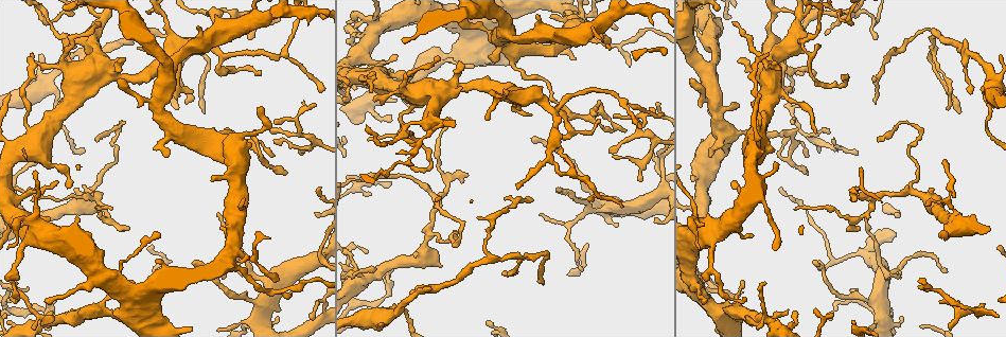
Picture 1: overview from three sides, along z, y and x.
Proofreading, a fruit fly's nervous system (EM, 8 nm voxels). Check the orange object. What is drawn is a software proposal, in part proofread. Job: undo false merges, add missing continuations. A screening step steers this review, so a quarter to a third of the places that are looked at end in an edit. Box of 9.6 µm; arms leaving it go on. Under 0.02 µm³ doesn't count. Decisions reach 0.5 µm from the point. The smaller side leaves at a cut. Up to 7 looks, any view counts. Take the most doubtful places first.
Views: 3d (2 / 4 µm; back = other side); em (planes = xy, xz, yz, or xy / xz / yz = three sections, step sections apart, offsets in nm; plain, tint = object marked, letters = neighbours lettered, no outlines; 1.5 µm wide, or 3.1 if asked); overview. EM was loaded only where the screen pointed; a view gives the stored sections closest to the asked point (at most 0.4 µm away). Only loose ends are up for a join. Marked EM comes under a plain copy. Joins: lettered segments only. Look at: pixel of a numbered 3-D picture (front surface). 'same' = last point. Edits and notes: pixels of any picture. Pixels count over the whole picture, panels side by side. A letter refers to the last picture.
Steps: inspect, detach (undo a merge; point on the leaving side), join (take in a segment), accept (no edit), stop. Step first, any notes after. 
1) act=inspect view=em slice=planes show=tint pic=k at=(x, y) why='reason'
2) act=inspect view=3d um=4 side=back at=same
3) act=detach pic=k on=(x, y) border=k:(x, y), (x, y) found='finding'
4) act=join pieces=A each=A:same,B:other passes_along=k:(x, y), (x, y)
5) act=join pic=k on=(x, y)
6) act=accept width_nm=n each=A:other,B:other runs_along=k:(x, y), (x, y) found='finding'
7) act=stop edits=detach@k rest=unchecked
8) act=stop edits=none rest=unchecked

act=inspect view=em slice=planes show=letters pic=1 at=(767, 48) why='three arms meet'

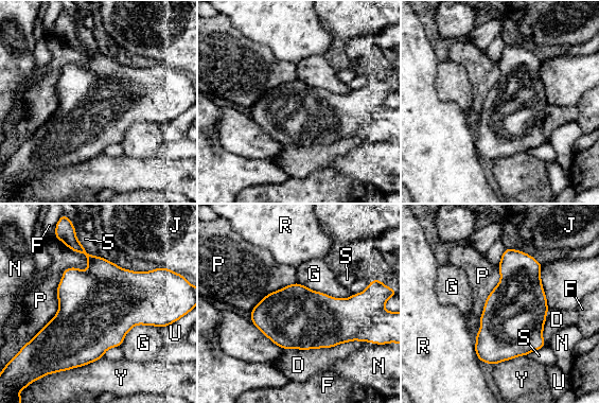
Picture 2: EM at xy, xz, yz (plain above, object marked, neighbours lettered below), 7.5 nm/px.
act=accept longest_contact=P:750nm each=D:other,F:other,G:other,J:other,N:other,P:other,R:other,S:other,U:other,Y:other border=2:(62, 241), (33, 337) found='all the same neuron'

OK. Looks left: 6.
act=inspect view=em slice=planes show=letters pic=1 at=(366, 275) why='two arms in line, one across'

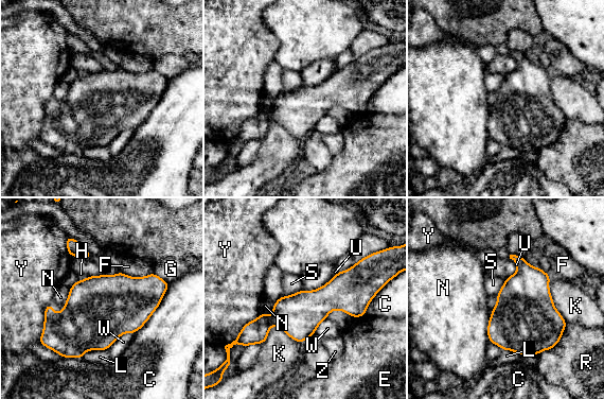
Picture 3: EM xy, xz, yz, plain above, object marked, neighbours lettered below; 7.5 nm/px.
act=accept width_nm=500 each=C:other,E:other,F:other,G:other,H:other,K:other,L:other,N:other,R:other,S:other,U:other,W:other,Y:other,Z:other runs_along=3:(362, 293), (253, 323) found='one neuron here'

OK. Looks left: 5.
act=inspect view=3d um=4 pic=1 at=(908, 189) why='arms part here'

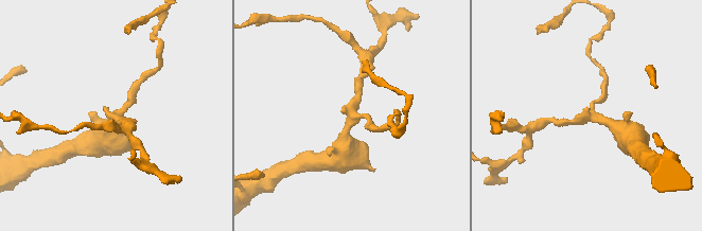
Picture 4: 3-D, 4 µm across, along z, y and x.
act=inspect view=em slice=planes show=letters pic=4 at=(592, 115) why='need the tissue'

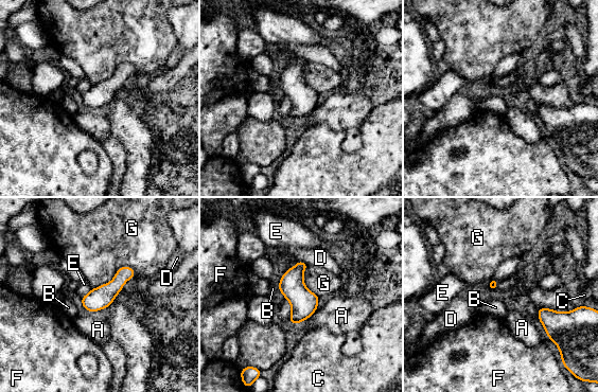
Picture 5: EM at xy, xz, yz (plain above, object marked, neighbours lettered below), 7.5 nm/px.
act=accept width_nm=170 each=A:other,B:other,C:other,D:other,E:other,F:other,G:other border=5:(285, 298), (289, 303), (289, 319) found='continuous, no second neuron'

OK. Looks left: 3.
act=stop edits=none rest=unchecked

